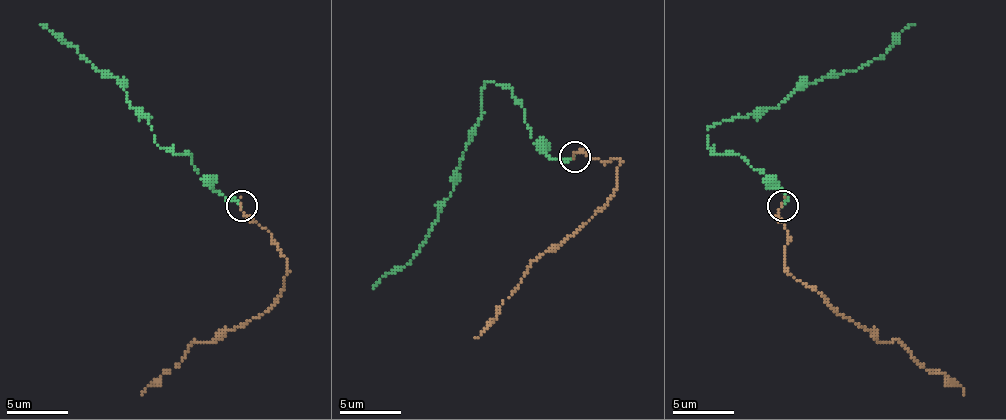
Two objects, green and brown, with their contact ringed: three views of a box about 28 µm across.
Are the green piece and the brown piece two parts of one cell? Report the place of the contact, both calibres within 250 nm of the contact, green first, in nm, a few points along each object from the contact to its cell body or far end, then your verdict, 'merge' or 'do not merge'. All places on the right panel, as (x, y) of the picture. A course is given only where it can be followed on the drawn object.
place (782, 206); calibres 180 and 200 nm; course green (781, 206), (781, 191), (763, 172), (738, 154), (707, 148), (707, 129), (868, 64), (914, 24); course brown (781, 206), (778, 219), (788, 234), (785, 268), (880, 342), (896, 339), (927, 370), (945, 373), (964, 395); merge

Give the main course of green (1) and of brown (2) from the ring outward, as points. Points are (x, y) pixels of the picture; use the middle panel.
1: (574, 155), (546, 155), (530, 137), (524, 112), (509, 88), (484, 81), (475, 134), (425, 242), (373, 288)
2: (574, 155), (620, 159), (614, 196), (527, 270), (518, 288), (503, 301), (496, 319), (475, 338)

